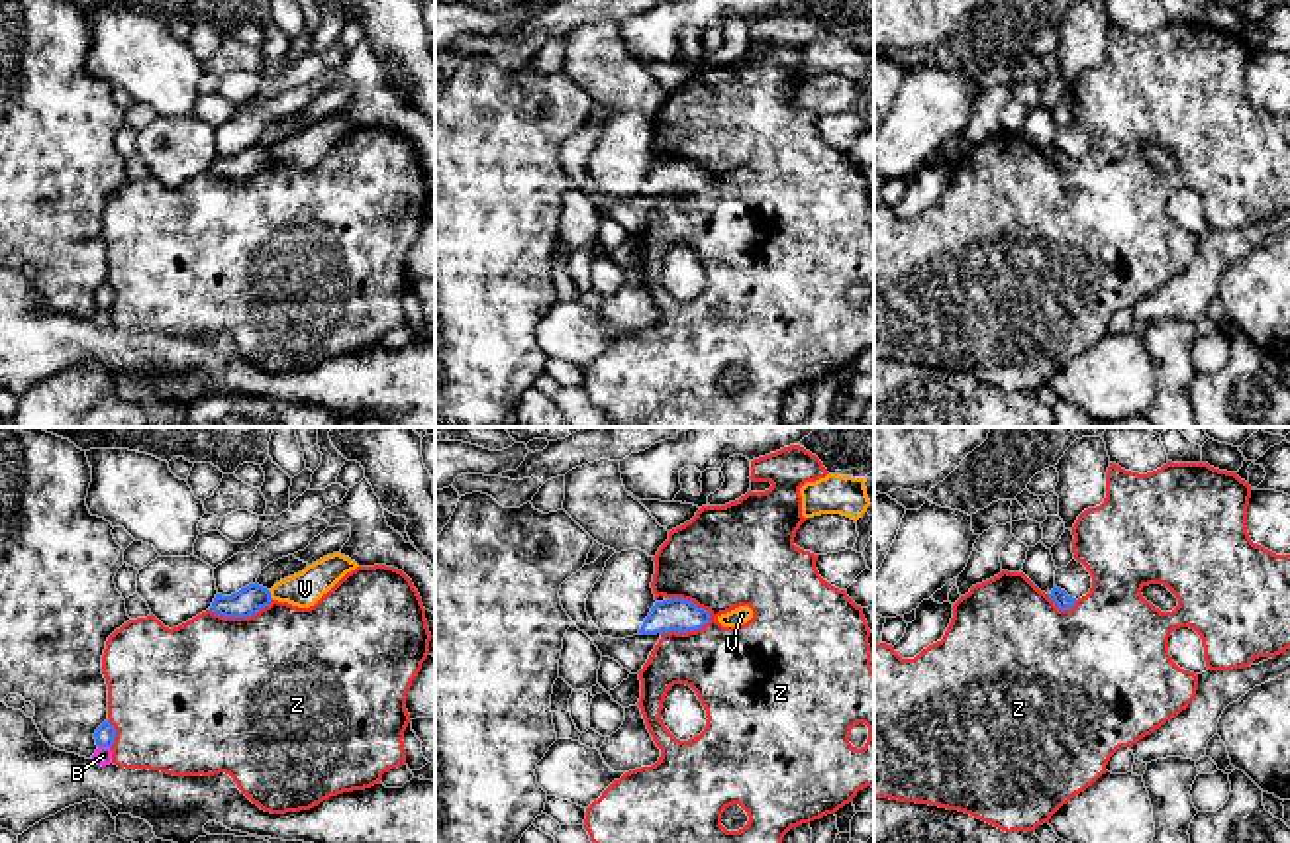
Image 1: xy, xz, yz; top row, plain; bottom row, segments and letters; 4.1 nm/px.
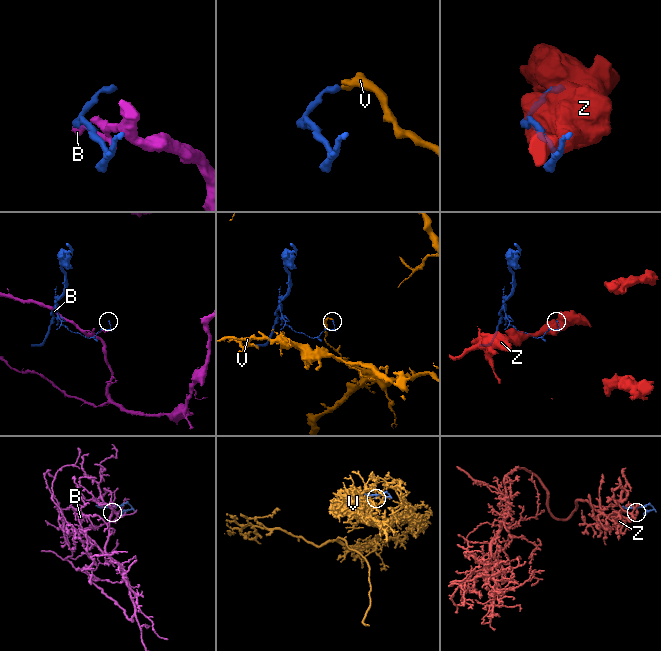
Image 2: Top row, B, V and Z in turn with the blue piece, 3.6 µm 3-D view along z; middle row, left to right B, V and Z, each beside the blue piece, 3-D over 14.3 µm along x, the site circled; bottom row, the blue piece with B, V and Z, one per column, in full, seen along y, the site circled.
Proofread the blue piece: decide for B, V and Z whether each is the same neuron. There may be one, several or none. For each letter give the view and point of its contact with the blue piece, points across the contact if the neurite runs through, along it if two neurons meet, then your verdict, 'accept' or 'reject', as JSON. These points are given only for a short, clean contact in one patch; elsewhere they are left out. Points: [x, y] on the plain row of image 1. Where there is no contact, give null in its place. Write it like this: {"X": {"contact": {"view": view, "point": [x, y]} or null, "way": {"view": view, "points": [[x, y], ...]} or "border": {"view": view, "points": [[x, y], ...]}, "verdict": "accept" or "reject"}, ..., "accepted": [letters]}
{"B": {"contact": {"view": "xy", "point": [104, 306]}, "verdict": "reject"}, "V": {"contact": {"view": "xy", "point": [269, 155]}, "border": {"view": "xy", "points": [[267, 151], [273, 159]]}, "verdict": "reject"}, "Z": {"contact": {"view": "xz", "point": [689, 191]}, "verdict": "reject"}, "accepted": []}

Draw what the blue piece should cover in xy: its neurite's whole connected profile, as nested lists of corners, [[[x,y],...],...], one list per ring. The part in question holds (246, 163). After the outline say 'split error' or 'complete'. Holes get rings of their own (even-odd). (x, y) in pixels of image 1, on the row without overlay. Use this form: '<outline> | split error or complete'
[[[255,143],[231,157],[216,155],[210,171],[223,178],[249,178],[269,167],[271,161],[271,153]]] | complete

